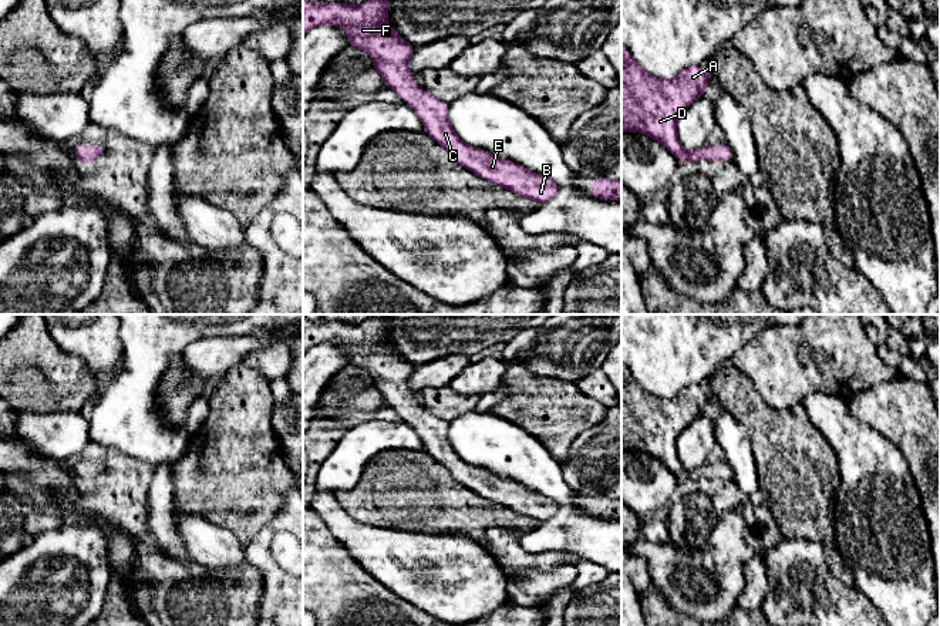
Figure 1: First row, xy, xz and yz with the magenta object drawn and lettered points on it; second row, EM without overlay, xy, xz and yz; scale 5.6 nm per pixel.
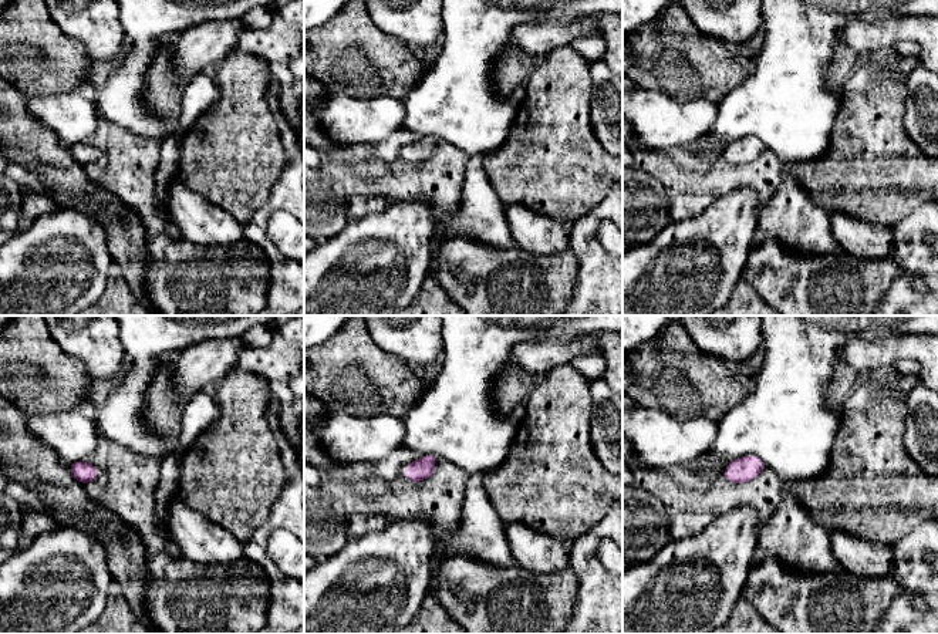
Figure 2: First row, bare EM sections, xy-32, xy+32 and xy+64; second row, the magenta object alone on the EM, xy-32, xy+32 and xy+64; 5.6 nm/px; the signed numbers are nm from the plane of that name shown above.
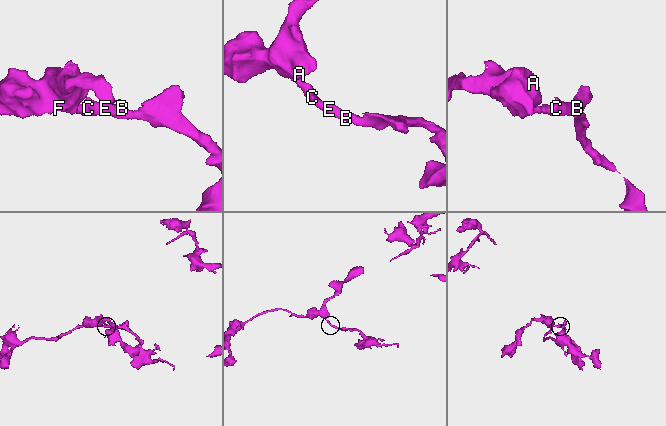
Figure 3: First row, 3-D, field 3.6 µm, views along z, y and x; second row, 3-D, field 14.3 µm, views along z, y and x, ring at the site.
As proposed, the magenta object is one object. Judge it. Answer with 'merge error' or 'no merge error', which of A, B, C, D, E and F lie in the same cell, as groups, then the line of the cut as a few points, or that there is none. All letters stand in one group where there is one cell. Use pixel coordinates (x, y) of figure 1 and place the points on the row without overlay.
no merge error | A B C D E F | no cut

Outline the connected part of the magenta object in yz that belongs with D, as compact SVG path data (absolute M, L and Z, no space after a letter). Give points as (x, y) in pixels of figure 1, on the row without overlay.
M621 366L621 451L639 450L651 455L680 482L701 477L715 482L732 478L727 461L704 464L691 471L680 464L677 438L708 408L705 386L691 384L673 398L661 398L643 388L630 370Z

